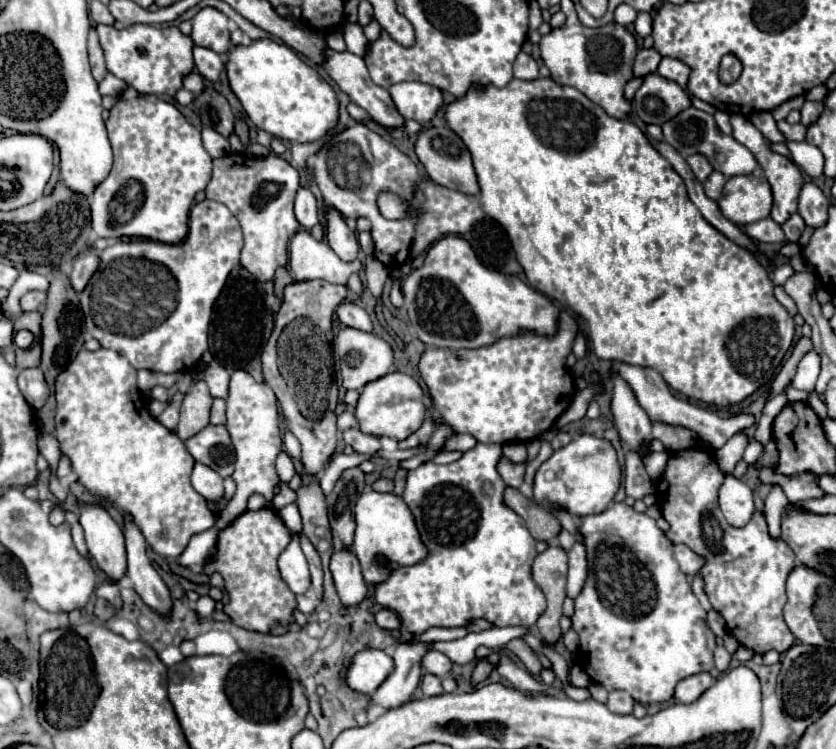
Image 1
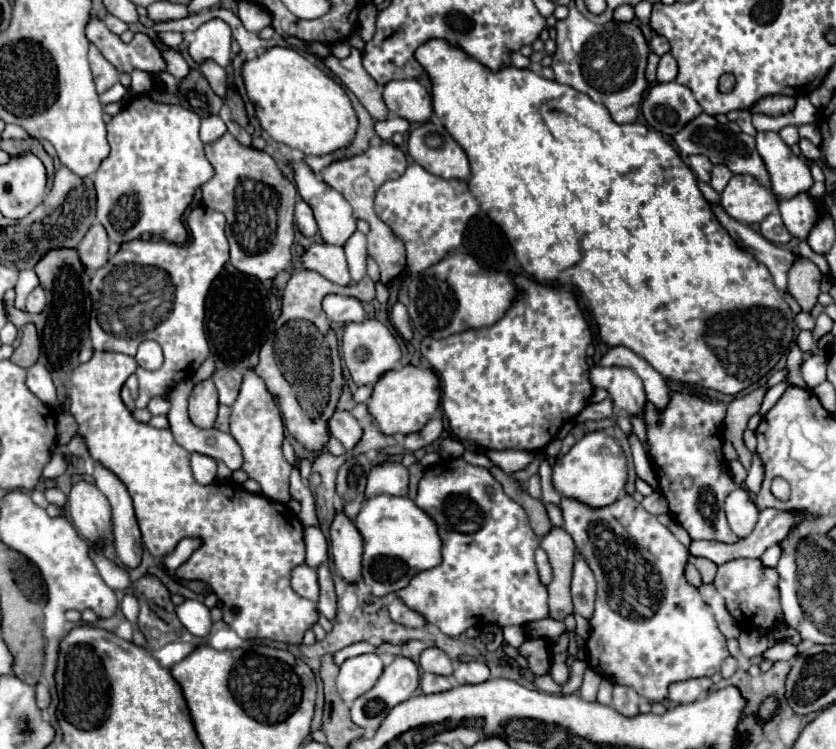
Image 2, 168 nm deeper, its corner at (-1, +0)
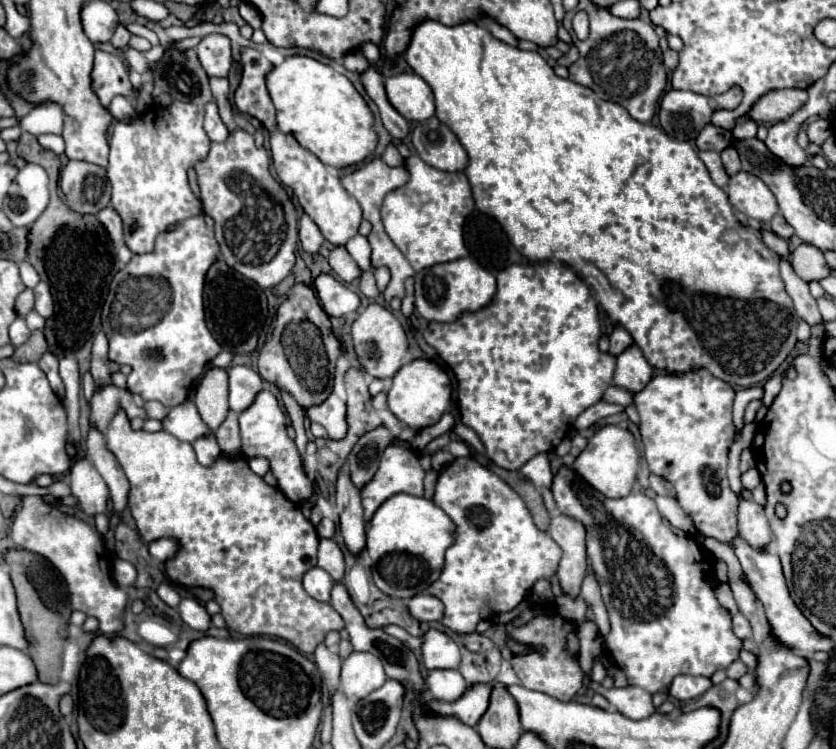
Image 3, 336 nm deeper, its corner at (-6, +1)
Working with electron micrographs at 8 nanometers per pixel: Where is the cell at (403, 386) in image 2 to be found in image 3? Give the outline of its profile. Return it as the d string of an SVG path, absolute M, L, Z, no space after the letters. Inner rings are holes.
M414 359L412 363L404 365L392 379L392 387L388 391L388 407L390 411L408 427L424 429L440 421L444 411L448 409L452 399L452 381L448 373L438 367L432 359Z

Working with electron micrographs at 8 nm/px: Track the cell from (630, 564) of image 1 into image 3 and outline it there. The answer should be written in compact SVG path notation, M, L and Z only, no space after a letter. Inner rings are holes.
M562 465L552 479L552 495L560 513L582 521L588 529L588 559L612 625L604 645L612 661L624 669L630 685L650 693L666 691L676 675L712 677L718 669L728 669L728 665L738 659L742 641L732 631L730 611L716 599L714 591L718 581L712 555L706 553L692 535L674 535L660 517L654 499L640 491L632 491L620 499L604 497L566 465Z

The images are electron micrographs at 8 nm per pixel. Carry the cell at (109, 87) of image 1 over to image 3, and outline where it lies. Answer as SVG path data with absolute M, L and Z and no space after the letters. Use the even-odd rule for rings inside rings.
M114 97L114 101L110 103L108 111L118 121L132 121L136 117L136 109L134 109L134 105L126 97Z

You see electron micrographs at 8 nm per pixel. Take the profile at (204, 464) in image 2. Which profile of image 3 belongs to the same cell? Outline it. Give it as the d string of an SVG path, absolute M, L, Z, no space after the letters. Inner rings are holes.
M208 433L208 435L204 435L204 437L198 437L194 443L194 451L196 451L196 455L198 455L198 461L202 463L202 465L212 465L216 459L218 459L218 455L220 455L220 447L218 447L218 443L216 443L216 437L214 437L214 433Z

